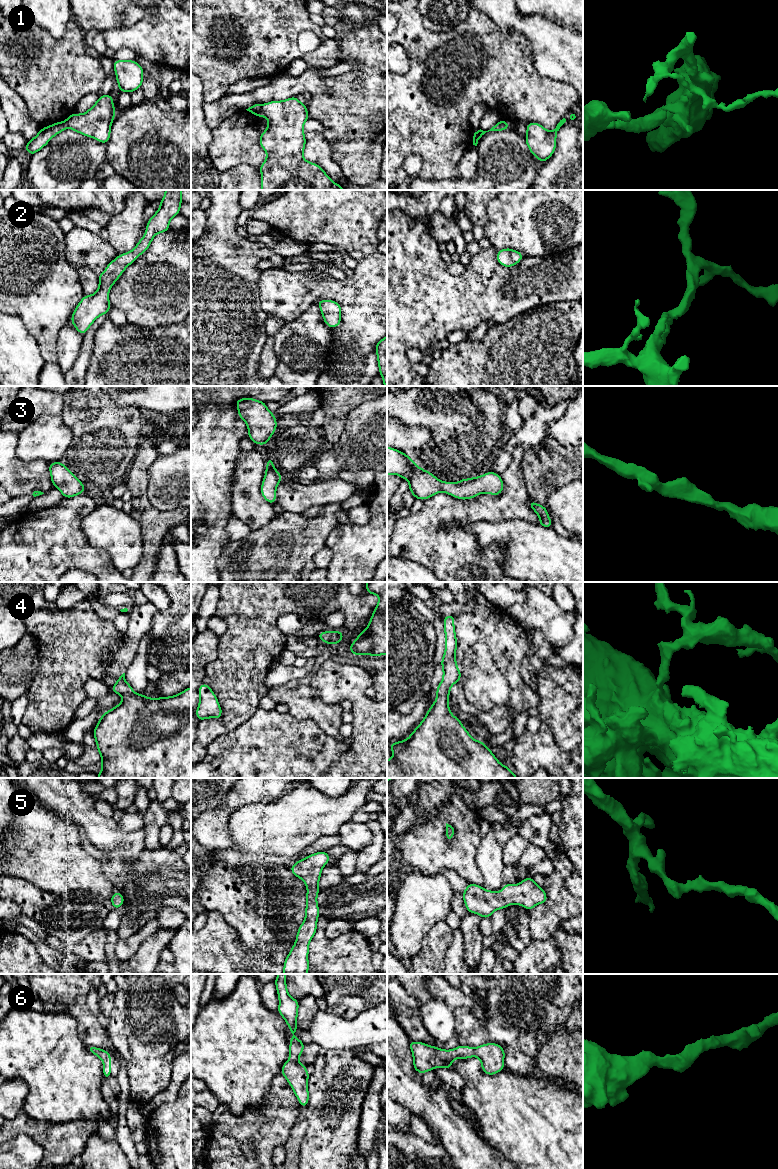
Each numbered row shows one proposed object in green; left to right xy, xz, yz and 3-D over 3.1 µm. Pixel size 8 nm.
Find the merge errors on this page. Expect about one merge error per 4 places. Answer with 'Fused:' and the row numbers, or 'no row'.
Fused: 1

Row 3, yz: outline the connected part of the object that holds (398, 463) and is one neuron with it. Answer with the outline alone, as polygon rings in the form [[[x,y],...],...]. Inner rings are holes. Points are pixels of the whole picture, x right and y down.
[[[387,447],[387,475],[390,474],[408,480],[412,495],[423,501],[438,492],[445,492],[462,500],[476,498],[480,493],[497,496],[504,488],[501,476],[492,471],[479,477],[460,479],[458,483],[440,481],[431,472],[416,465],[409,455]]]

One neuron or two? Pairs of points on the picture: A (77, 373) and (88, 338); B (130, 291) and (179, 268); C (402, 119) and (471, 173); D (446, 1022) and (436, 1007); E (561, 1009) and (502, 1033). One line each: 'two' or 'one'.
A: one
B: one
C: two
D: one
E: one

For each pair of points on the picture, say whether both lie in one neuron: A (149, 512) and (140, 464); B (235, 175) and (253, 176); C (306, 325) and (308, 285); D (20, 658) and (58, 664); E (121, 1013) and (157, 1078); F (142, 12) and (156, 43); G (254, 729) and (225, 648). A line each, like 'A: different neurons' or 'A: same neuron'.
A: same neuron
B: same neuron
C: different neurons
D: different neurons
E: same neuron
F: different neurons
G: different neurons

